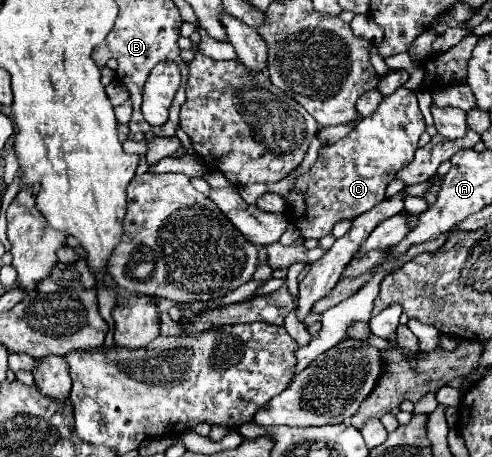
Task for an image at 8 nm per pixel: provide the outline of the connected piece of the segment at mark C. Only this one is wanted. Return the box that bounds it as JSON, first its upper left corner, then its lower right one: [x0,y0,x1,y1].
[285,87,425,239]

